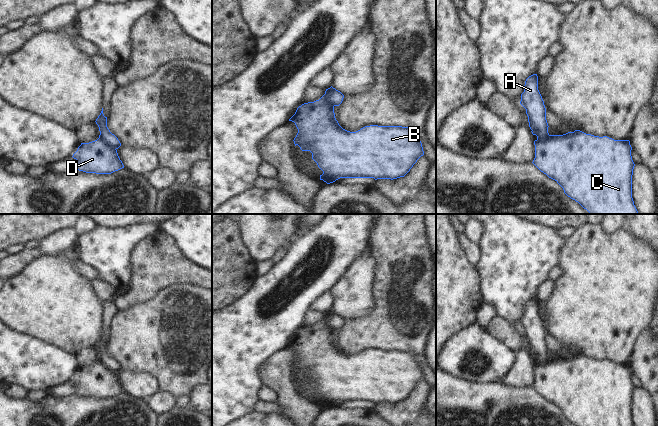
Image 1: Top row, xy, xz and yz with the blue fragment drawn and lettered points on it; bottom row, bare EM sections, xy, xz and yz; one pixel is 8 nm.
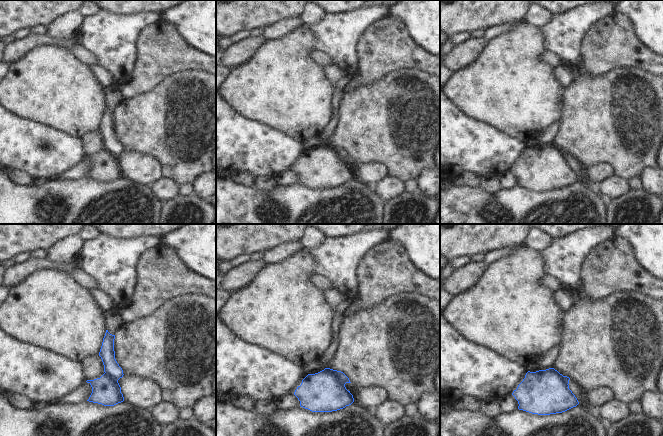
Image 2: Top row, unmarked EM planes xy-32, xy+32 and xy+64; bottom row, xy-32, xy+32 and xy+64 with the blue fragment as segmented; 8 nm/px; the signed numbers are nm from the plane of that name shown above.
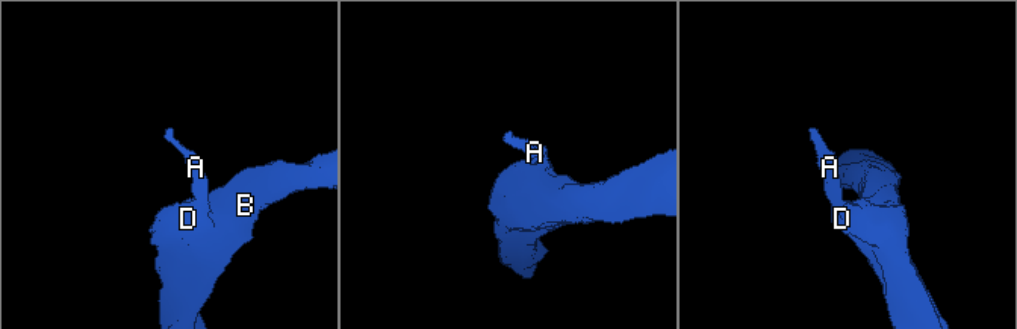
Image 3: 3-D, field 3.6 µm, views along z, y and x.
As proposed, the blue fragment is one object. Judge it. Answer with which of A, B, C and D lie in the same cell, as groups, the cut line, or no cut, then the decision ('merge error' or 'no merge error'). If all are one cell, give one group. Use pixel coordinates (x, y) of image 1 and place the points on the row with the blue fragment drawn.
groups A / B C D; cut xz (327, 89), (327, 100), (333, 106); merge error

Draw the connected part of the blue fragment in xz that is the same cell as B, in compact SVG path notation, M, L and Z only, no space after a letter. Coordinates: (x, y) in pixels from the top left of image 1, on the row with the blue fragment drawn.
M326 89L325 94L319 99L314 102L304 103L299 106L295 112L295 114L289 119L295 123L298 133L294 138L295 146L298 145L302 151L310 151L312 153L312 159L317 163L318 167L323 171L323 174L320 175L320 180L323 180L327 184L333 183L340 178L374 178L377 179L397 179L400 177L404 177L413 165L417 162L417 160L424 155L422 143L416 133L416 129L409 128L409 127L402 127L402 126L378 126L378 125L370 125L361 128L356 132L350 132L343 129L338 121L335 118L334 113L334 106L328 101L326 93L328 89Z

